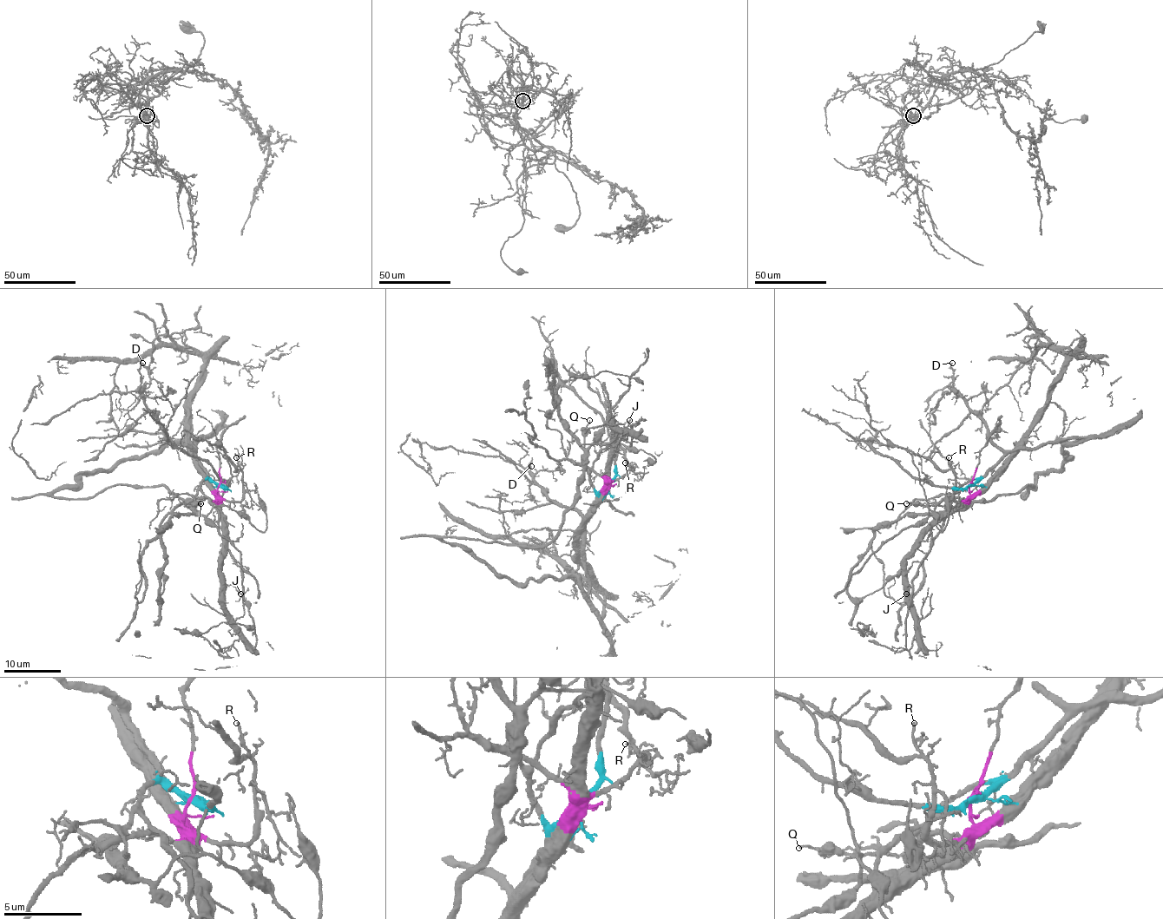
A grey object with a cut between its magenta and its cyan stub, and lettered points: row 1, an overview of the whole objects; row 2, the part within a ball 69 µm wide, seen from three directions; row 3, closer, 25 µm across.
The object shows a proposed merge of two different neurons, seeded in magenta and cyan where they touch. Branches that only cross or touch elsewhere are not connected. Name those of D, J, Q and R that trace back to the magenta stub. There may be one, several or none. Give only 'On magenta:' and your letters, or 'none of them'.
On magenta: J, R

